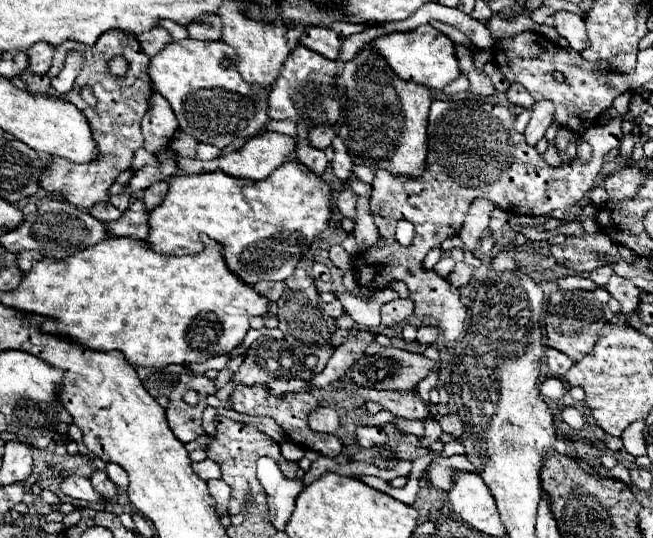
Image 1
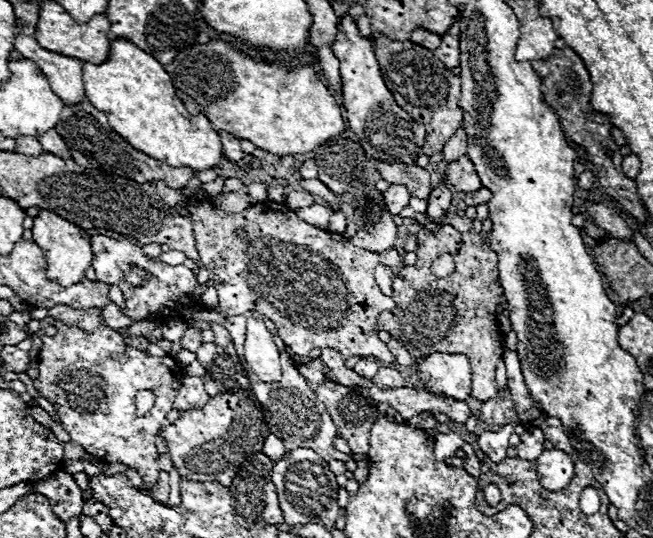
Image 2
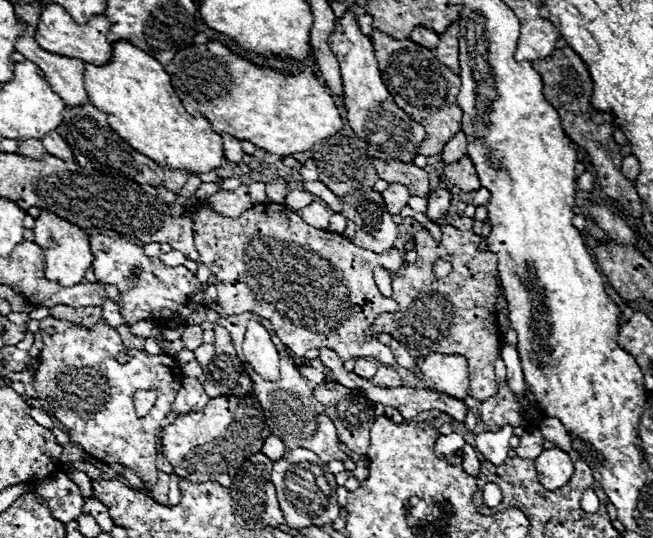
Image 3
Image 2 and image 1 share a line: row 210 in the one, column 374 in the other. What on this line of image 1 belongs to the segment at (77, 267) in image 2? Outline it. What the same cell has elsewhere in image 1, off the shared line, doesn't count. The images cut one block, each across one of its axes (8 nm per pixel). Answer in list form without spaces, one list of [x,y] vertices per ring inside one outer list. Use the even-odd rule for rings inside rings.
[[[430,24],[418,26],[408,32],[392,32],[386,36],[378,36],[370,44],[388,62],[388,66],[396,72],[400,80],[442,90],[446,84],[450,84],[460,76],[458,58],[454,54],[454,42],[448,40],[448,36],[444,36]]]

